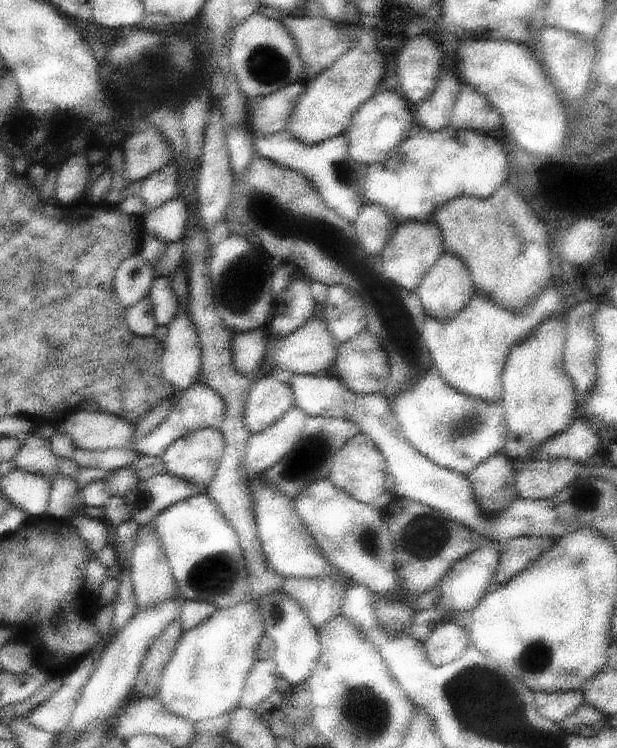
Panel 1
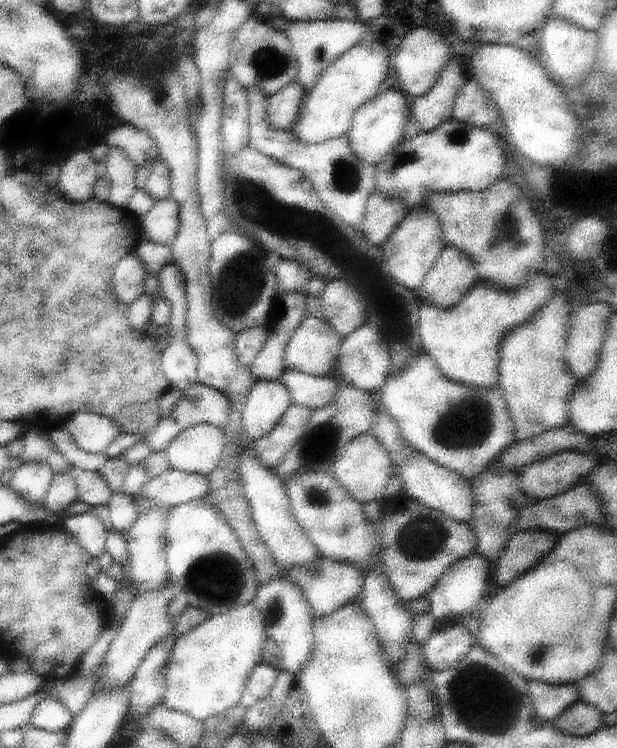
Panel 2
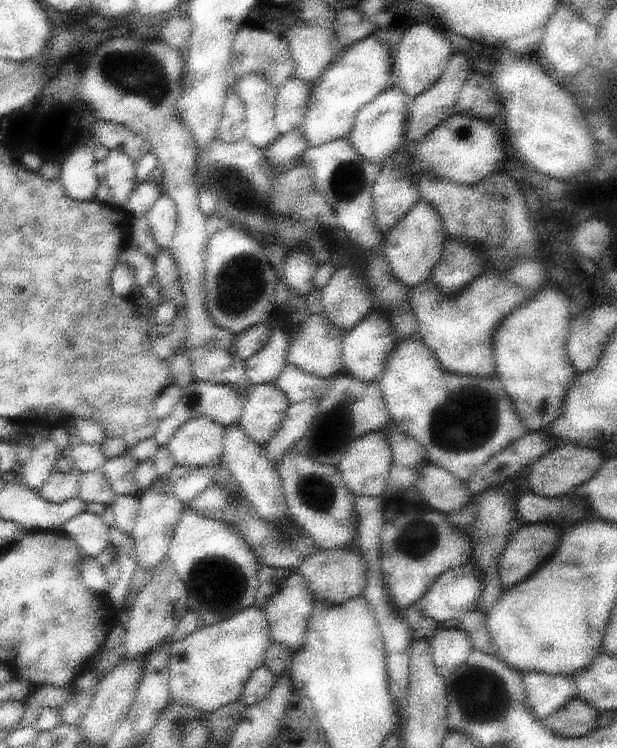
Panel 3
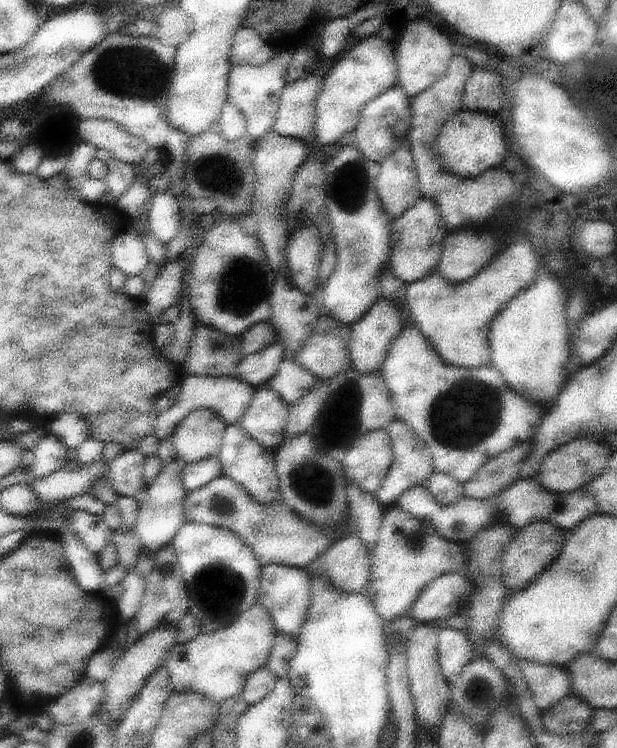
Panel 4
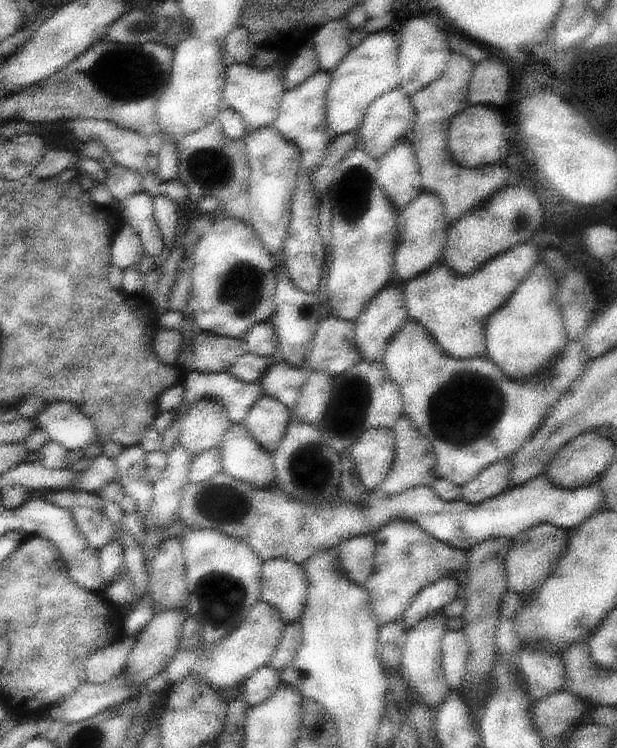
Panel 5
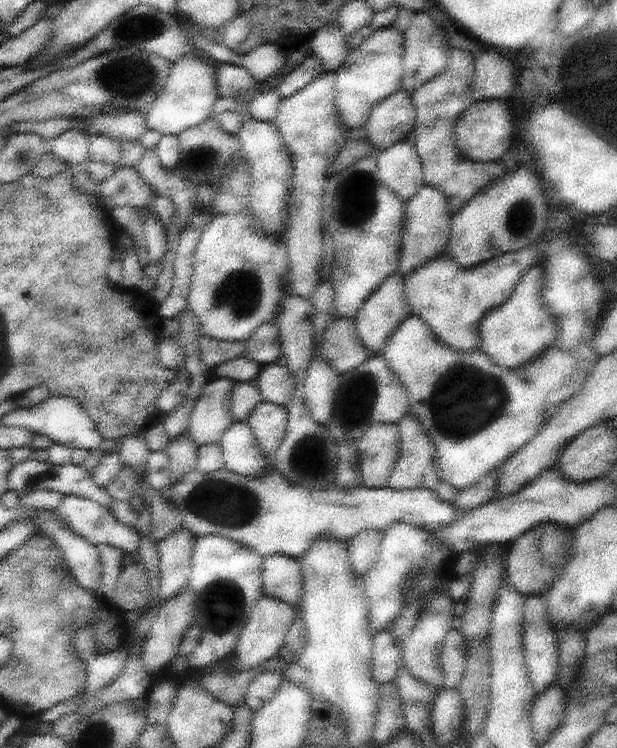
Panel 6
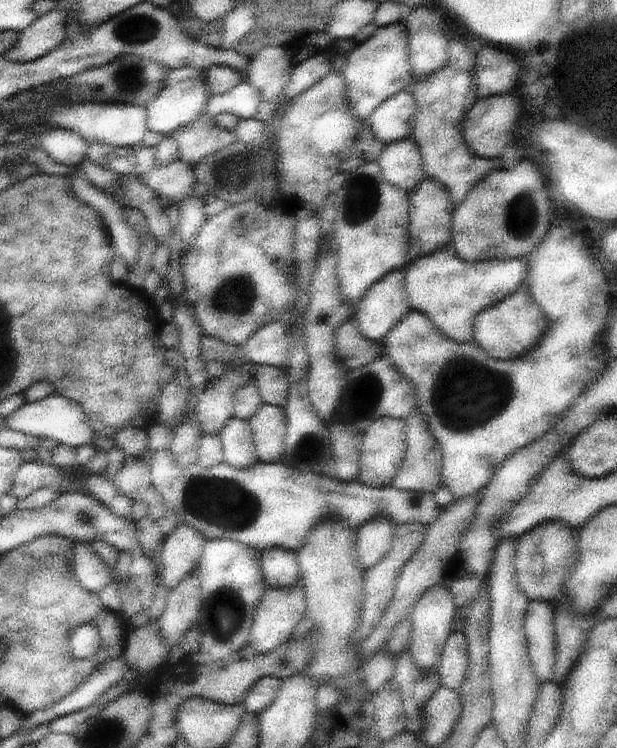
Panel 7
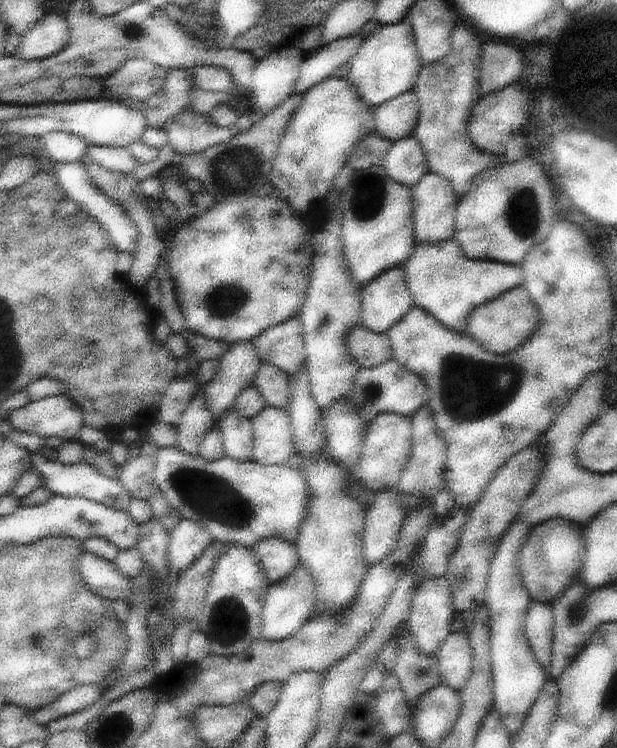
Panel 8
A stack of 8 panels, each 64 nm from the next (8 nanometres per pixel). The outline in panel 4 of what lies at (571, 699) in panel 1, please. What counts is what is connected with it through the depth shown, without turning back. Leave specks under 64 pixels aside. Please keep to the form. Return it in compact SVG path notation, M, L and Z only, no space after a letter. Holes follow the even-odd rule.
M519 660L517 666L539 714L571 694L571 674L567 674L567 668L535 664L529 660Z

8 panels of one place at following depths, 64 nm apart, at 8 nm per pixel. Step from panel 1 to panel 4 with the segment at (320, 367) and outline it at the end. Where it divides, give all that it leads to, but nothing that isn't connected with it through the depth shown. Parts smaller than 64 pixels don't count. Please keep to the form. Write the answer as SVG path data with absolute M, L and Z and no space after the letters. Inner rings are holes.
M323 314L319 330L311 334L305 348L295 354L295 362L309 370L321 382L329 382L339 374L353 370L349 360L353 324L341 324L337 318Z

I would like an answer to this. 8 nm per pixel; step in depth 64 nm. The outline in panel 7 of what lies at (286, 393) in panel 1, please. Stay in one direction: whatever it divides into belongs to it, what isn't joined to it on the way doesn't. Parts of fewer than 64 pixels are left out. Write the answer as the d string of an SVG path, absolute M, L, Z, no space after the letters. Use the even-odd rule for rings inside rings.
M263 404L261 410L253 416L251 426L255 432L255 444L261 462L281 462L287 446L287 410L273 404Z

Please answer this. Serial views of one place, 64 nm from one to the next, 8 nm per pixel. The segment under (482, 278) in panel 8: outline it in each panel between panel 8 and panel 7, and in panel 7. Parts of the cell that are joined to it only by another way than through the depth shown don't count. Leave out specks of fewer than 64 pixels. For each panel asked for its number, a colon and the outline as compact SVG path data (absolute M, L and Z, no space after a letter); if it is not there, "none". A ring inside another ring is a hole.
7: M445 246L427 256L411 262L407 272L407 292L413 304L413 310L425 314L437 330L441 330L447 338L467 344L473 342L475 336L475 318L485 308L491 308L503 302L507 296L519 290L519 284L525 282L527 260L483 260L483 262L465 262L459 258L457 250Z

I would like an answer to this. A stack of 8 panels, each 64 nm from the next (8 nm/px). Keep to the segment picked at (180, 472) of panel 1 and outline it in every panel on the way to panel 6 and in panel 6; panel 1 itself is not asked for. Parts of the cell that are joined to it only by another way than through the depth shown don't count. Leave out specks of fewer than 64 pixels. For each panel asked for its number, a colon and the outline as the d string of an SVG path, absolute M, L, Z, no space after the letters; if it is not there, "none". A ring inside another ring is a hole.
2: M193 424L167 448L171 470L211 476L223 462L227 448L225 430L211 424Z
3: M191 418L169 442L169 452L179 466L185 468L207 468L217 466L225 454L227 428L213 422L211 418Z
4: M205 408L191 412L173 436L177 458L183 458L187 464L195 464L207 458L219 458L225 430L227 422L215 412Z
5: M201 398L185 416L179 434L179 446L201 456L209 450L221 450L227 430L233 426L227 408L219 400Z
6: M215 376L205 386L203 394L199 394L199 398L195 400L187 436L199 448L205 444L221 444L225 432L235 424L231 410L231 396L235 384L239 382Z

